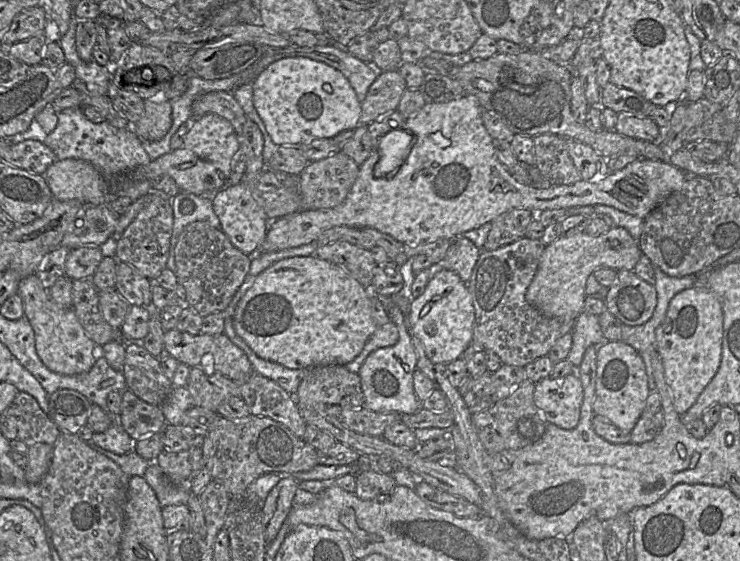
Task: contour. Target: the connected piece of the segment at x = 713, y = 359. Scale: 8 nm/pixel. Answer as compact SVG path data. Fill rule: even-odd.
M695 285L676 294L662 323L656 329L656 349L661 357L674 409L684 415L716 375L722 359L723 309L717 296L705 285Z

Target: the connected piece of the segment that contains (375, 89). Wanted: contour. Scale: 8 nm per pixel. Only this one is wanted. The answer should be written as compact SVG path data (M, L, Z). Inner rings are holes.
M397 69L382 72L370 85L362 101L360 124L369 125L386 113L396 110L406 89L405 79Z

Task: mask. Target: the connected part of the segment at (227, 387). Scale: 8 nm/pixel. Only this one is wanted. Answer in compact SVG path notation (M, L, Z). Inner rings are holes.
M190 368L187 389L193 399L193 407L203 407L216 411L218 405L230 397L240 397L240 385L220 373L206 375L199 368Z

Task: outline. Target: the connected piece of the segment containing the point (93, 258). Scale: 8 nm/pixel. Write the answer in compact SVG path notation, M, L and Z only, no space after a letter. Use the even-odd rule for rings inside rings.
M100 246L71 249L65 262L65 276L72 280L91 279L103 257Z

